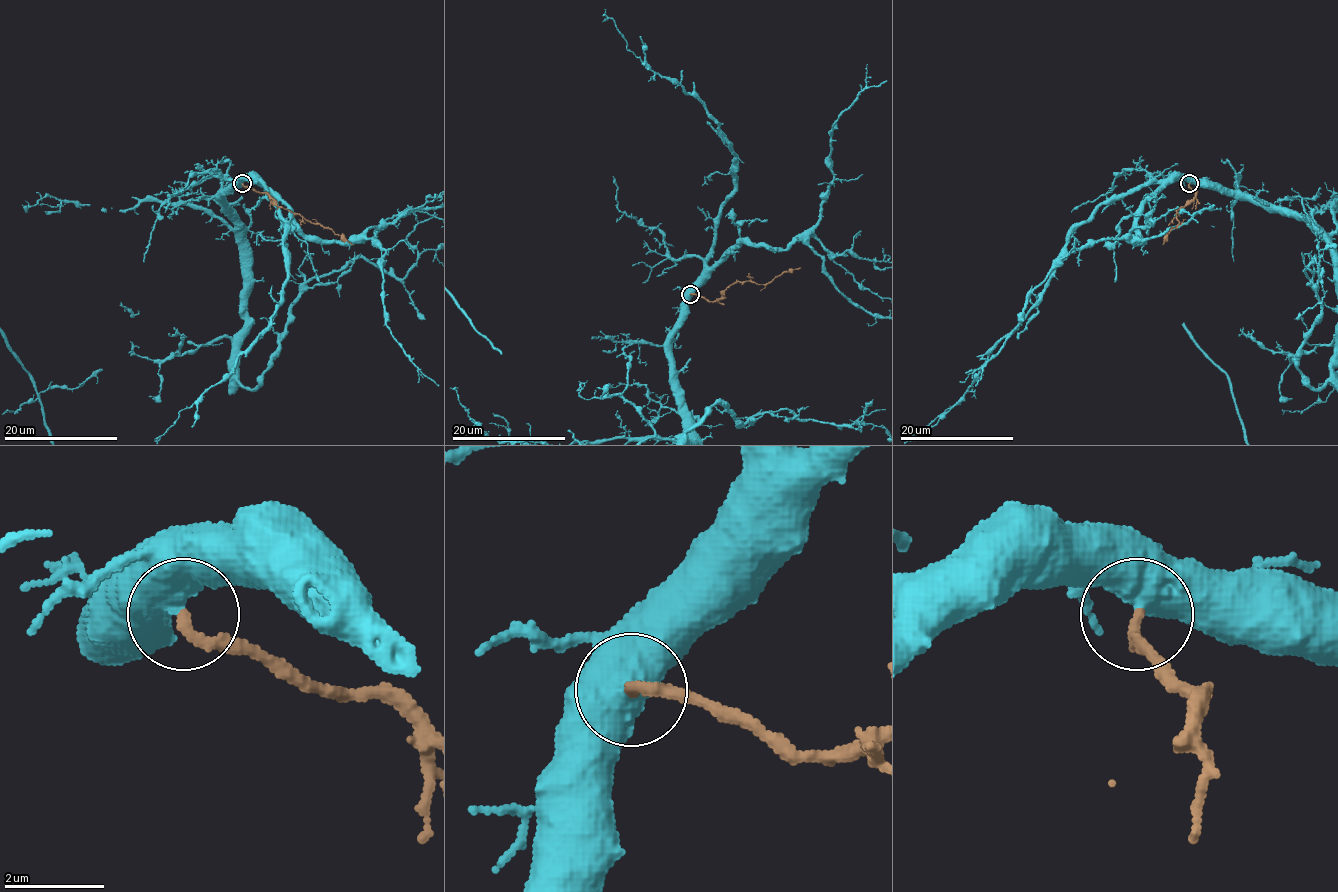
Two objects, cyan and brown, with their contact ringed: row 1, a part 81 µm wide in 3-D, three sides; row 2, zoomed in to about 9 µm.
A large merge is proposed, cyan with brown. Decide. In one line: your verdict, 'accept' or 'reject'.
accept

